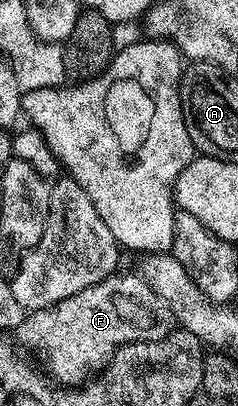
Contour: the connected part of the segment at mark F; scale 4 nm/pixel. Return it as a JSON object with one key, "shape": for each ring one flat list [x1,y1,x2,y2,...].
{"shape":[[114,272,99,280,99,284,91,284,91,288,75,292,75,296,67,296,67,300,59,304,26,313,23,324,17,327,16,341,34,346,45,357,48,373,60,385,73,388,84,383,94,371,108,363,119,346,150,341,149,285,140,273,121,273]]}

